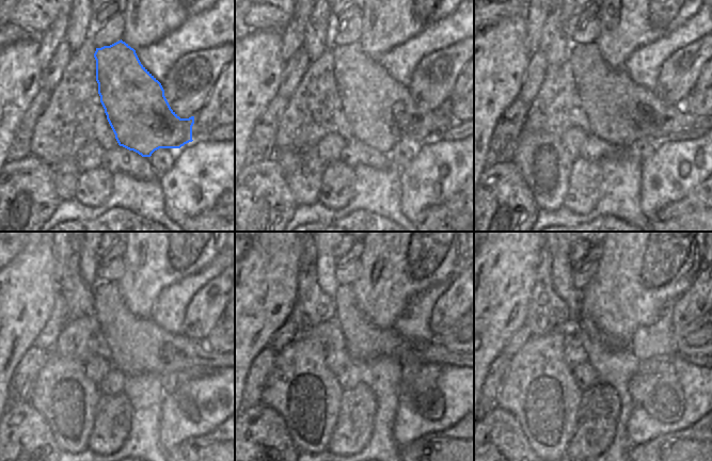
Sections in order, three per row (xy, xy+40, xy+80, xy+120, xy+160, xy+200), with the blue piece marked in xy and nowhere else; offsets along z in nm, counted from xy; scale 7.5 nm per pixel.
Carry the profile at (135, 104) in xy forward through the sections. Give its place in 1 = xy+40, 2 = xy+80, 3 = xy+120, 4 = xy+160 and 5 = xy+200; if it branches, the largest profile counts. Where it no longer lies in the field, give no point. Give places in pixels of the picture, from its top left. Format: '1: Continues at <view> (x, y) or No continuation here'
1: Continues at xy+40 (380, 111)
2: Continues at xy+80 (619, 111)
3: Continues at xy+120 (137, 346)
4: Continues at xy+160 (364, 340)
5: Continues at xy+200 (585, 324).

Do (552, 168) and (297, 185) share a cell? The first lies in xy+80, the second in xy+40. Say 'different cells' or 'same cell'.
same cell

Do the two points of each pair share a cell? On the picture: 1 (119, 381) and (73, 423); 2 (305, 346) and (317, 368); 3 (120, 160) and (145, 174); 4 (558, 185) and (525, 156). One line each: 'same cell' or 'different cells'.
1: different cells
2: same cell
3: same cell
4: same cell

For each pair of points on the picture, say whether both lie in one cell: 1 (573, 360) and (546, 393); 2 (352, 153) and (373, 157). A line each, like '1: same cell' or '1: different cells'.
1: different cells
2: same cell

